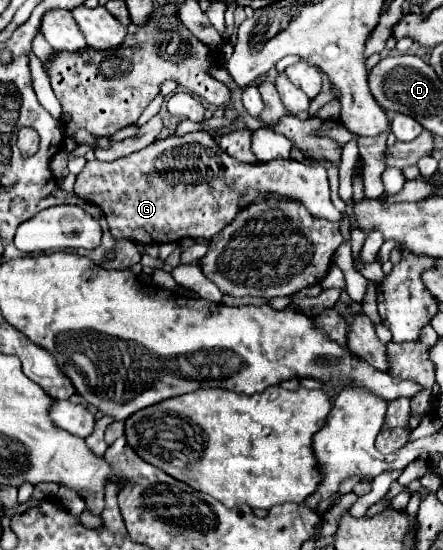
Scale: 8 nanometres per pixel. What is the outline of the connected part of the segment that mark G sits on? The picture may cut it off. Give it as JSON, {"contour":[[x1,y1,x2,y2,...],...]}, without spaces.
{"contour":[[207,130,171,136,169,140,155,140,147,148,115,162,87,162,77,174,75,194,103,210,113,238,135,240,135,244,167,244,193,236,211,240,241,208,271,194,299,198,317,218,343,220,343,212,329,198,327,172,315,162,239,162,227,156]]}

